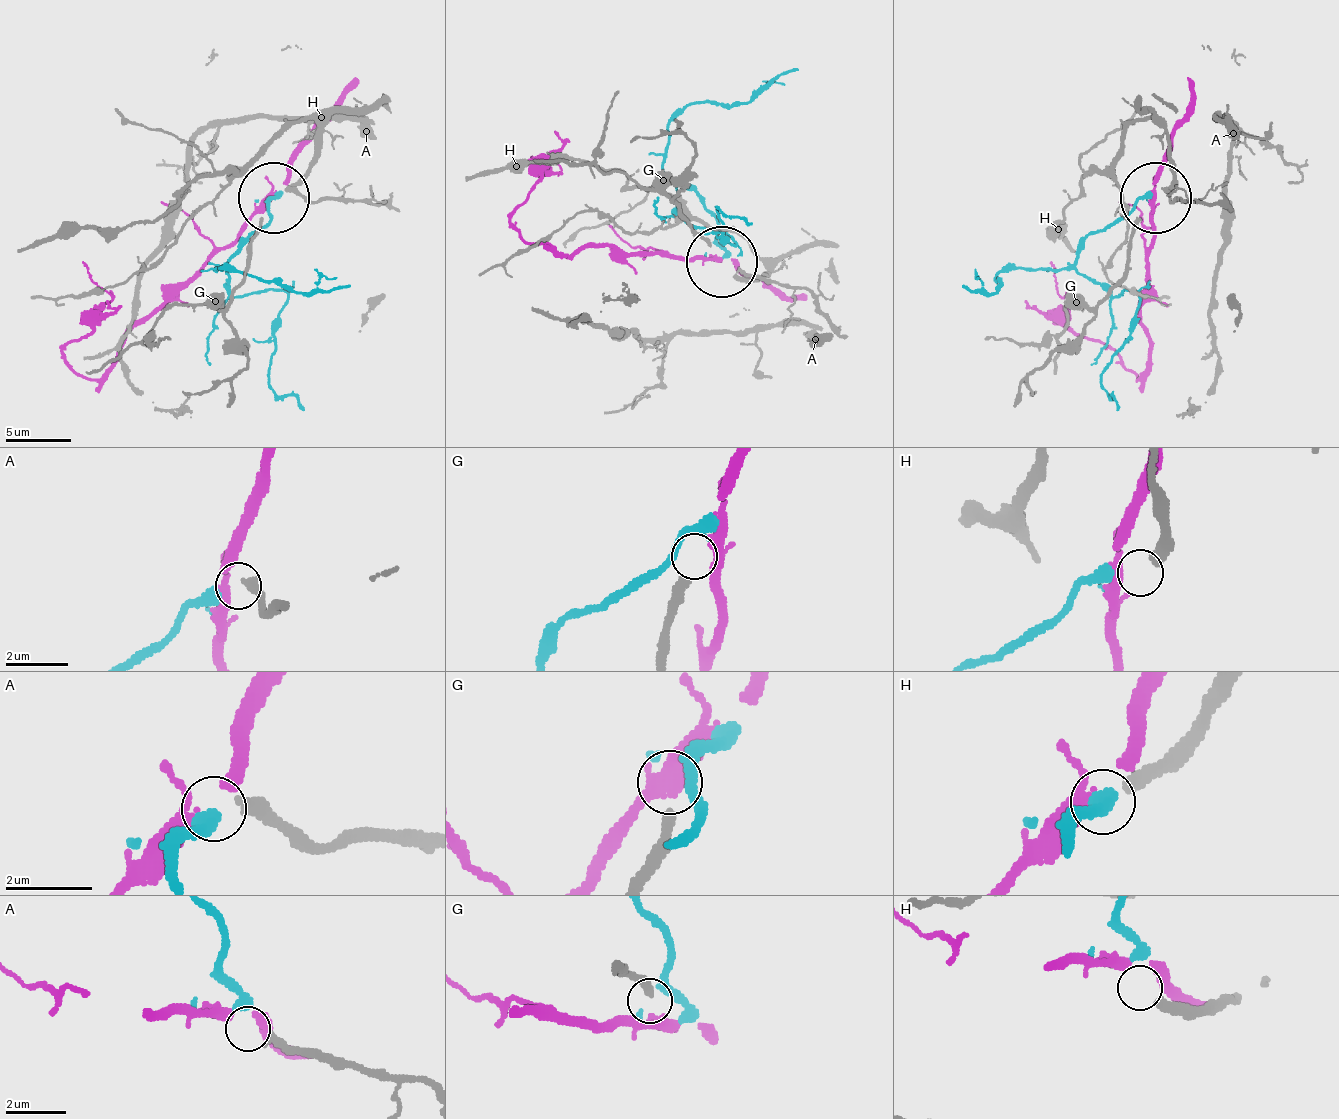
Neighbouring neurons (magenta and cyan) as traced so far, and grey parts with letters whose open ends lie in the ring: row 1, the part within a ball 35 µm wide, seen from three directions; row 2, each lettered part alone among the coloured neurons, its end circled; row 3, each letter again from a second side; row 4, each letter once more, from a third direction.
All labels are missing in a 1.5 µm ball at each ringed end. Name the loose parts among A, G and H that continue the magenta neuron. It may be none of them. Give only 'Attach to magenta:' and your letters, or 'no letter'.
Attach to magenta: G

